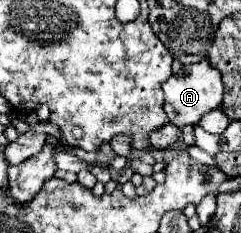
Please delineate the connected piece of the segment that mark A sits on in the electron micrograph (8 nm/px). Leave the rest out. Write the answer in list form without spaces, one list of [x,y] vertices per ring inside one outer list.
[[[201,59],[199,63],[193,65],[183,65],[179,73],[175,73],[169,81],[163,83],[163,93],[165,93],[165,113],[169,117],[169,123],[177,127],[195,125],[205,113],[219,109],[223,101],[221,73],[211,65],[209,59]]]

